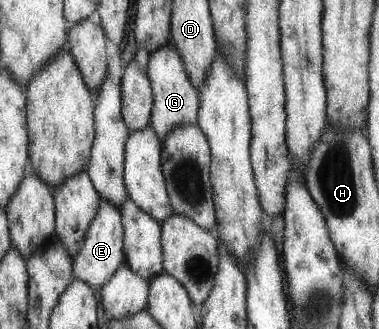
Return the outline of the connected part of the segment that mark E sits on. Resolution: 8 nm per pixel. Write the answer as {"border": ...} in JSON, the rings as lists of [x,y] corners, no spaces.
{"border":[[[99,199],[99,208],[81,240],[79,252],[73,256],[72,271],[73,279],[85,282],[85,284],[97,285],[99,289],[111,274],[119,268],[119,264],[124,262],[122,246],[122,224],[120,221],[120,208],[115,208],[113,204],[107,204],[107,200]]]}

